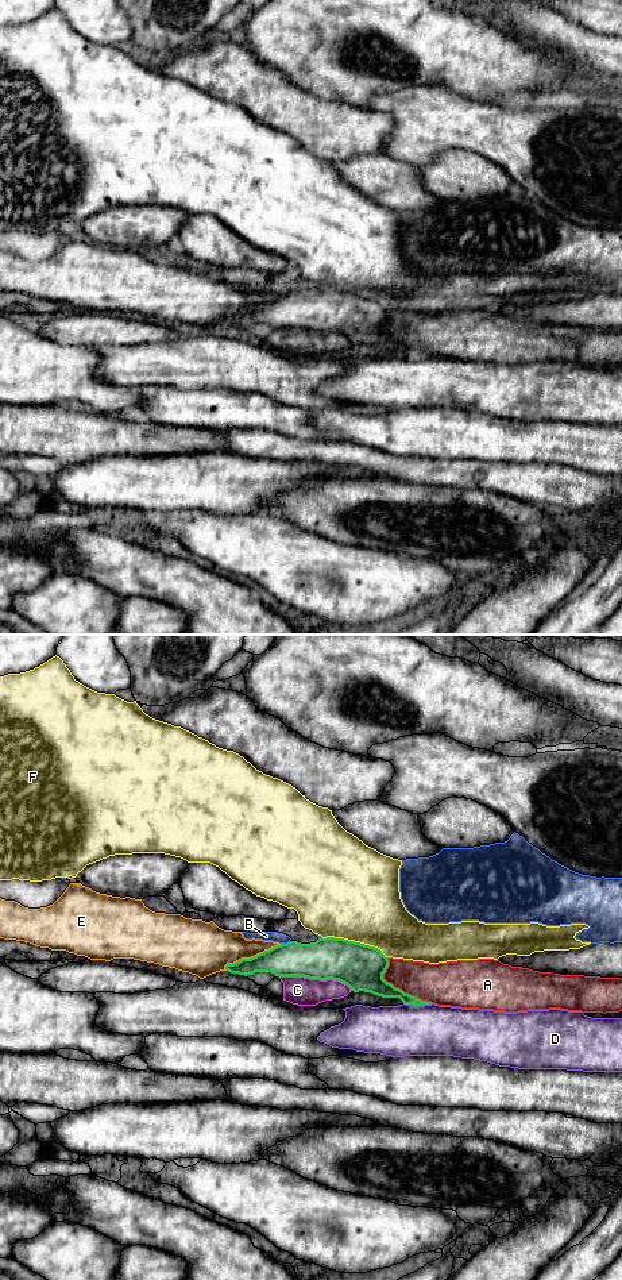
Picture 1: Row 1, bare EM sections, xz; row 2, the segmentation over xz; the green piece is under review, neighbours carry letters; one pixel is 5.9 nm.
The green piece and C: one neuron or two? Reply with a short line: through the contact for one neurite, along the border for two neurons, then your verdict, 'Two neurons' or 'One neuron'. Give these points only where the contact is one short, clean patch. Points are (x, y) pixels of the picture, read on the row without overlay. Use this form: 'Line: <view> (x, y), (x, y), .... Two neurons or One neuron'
Line: xz (279, 327), (337, 331), (351, 342). Two neurons

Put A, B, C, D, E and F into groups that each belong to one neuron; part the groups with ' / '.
A / B / C / D / E / F

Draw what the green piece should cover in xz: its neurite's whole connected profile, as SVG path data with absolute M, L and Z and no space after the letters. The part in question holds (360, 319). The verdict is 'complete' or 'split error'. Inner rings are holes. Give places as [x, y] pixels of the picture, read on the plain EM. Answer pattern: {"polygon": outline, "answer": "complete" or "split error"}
{"polygon": "M318 290L316 294L290 293L251 311L227 316L231 325L252 327L271 324L275 328L304 328L339 332L351 343L371 344L382 350L399 350L405 356L422 358L432 354L405 346L383 331L389 319L380 301L344 290Z", "answer": "complete"}

